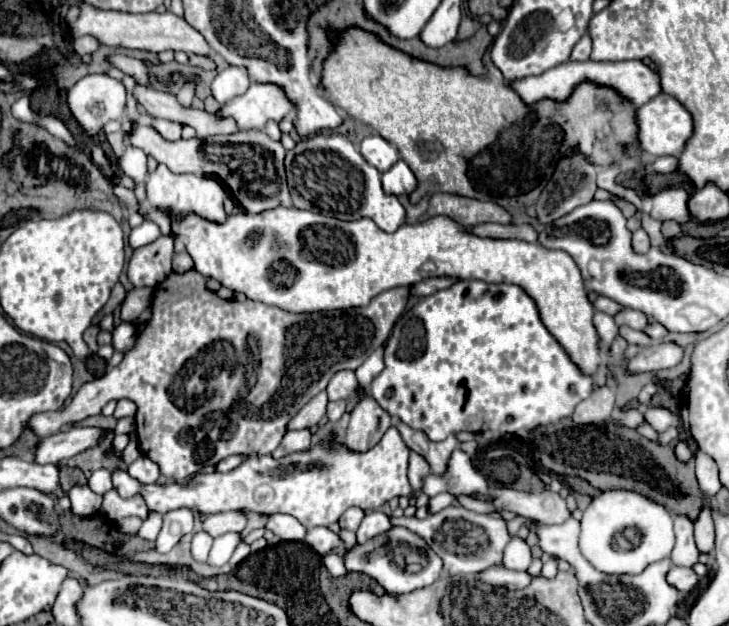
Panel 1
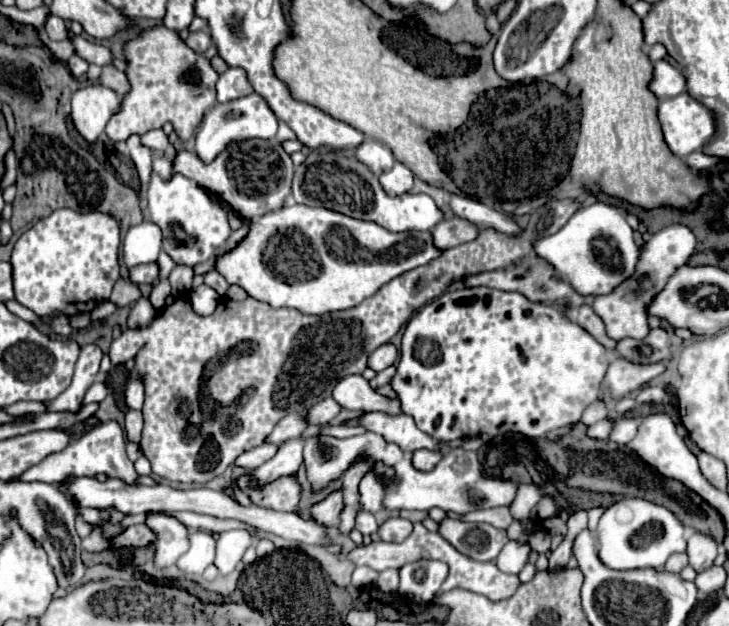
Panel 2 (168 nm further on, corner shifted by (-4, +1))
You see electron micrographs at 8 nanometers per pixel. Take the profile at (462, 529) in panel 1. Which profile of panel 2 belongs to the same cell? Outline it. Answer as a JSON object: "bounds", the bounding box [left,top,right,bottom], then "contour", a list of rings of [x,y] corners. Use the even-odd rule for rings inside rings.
{"bounds":[439,518,509,562],"contour":[[[459,518],[441,520],[439,534],[461,554],[479,562],[495,560],[501,548],[509,542],[505,530],[499,530],[491,524],[463,522]]]}

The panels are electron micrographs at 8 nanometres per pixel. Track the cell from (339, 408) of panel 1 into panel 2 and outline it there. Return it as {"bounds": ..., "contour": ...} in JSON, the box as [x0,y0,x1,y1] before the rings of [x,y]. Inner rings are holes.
{"bounds":[307,398,341,424],"contour":[[[325,398],[323,402],[309,408],[307,420],[309,420],[309,424],[329,424],[339,412],[341,412],[341,406],[337,406],[337,402],[333,402],[333,398]]]}

